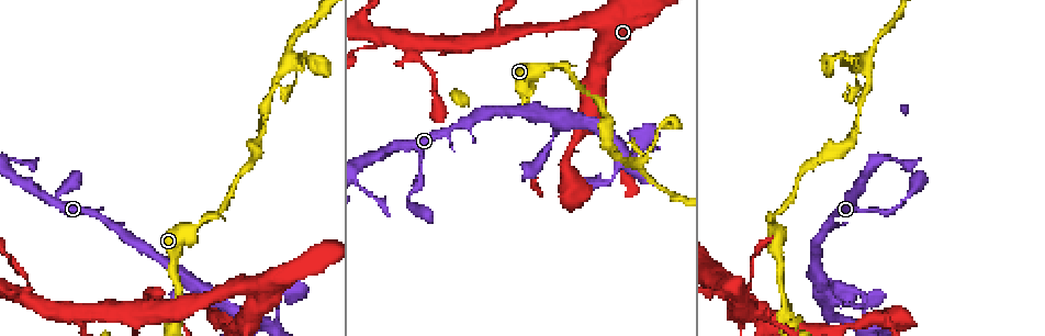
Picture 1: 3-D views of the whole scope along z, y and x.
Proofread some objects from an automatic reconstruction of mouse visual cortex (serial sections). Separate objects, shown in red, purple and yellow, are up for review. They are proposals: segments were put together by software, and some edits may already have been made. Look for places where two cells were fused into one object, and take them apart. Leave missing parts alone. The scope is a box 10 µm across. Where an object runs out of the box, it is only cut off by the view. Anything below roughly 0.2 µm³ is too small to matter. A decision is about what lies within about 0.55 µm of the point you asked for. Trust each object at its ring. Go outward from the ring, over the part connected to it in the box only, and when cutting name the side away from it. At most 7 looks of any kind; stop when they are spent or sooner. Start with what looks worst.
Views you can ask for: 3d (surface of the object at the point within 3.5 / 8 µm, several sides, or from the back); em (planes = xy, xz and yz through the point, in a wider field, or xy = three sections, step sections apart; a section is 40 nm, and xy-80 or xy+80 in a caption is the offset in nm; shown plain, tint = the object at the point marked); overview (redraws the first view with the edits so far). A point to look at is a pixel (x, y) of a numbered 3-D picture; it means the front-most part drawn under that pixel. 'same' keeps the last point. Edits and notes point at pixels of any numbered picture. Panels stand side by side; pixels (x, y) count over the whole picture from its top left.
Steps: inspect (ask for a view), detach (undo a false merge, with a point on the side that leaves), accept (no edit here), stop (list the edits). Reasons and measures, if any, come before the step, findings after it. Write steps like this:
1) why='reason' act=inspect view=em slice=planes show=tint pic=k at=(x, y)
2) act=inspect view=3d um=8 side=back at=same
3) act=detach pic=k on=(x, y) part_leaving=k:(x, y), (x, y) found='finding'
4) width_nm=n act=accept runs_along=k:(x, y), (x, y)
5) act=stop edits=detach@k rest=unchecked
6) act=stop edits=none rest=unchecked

act=inspect view=3d um=3.5 pic=1 at=(285, 61)

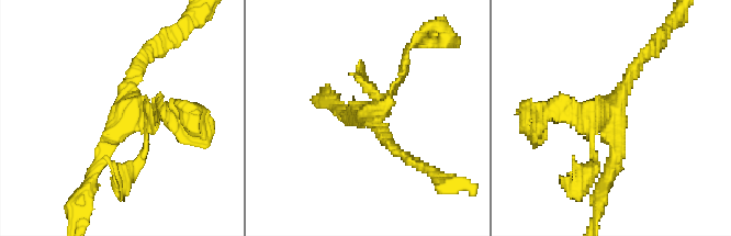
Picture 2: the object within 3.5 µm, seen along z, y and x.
why='shape alone is not enough' act=inspect view=em slice=xy step=1 show=plain pic=2 at=(123, 115)

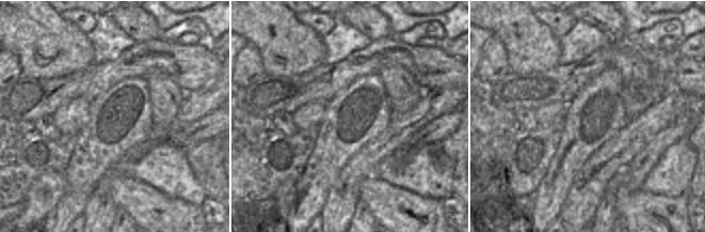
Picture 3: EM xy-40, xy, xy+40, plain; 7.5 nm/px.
why='where the object lies' act=inspect view=em slice=xy step=1 show=tint at=same

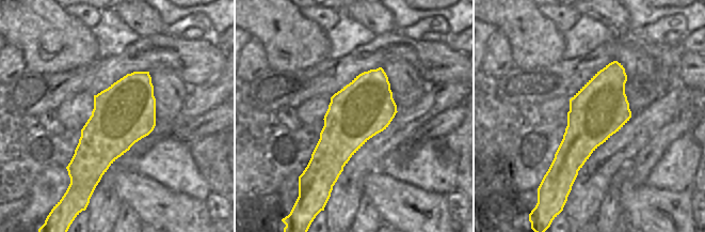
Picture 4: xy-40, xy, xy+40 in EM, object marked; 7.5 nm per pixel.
act=accept runs_along=2:(93, 178), (120, 118), (157, 111) found='one cell here'

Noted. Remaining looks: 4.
why='narrows sharply' act=inspect view=3d um=8 pic=1 at=(279, 308)

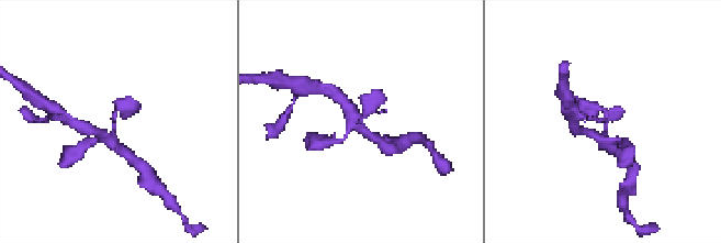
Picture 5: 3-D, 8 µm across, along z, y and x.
why='need the tissue' act=inspect view=em slice=xy step=2 show=tint at=same

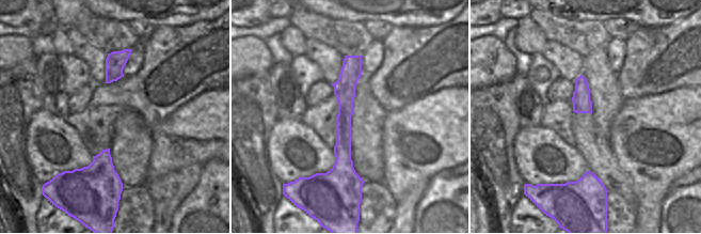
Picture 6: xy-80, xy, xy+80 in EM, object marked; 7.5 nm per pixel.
act=accept runs_along=6:(359, 58), (345, 87), (341, 185) found='one cell here'

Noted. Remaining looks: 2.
act=stop edits=none rest=unchecked

